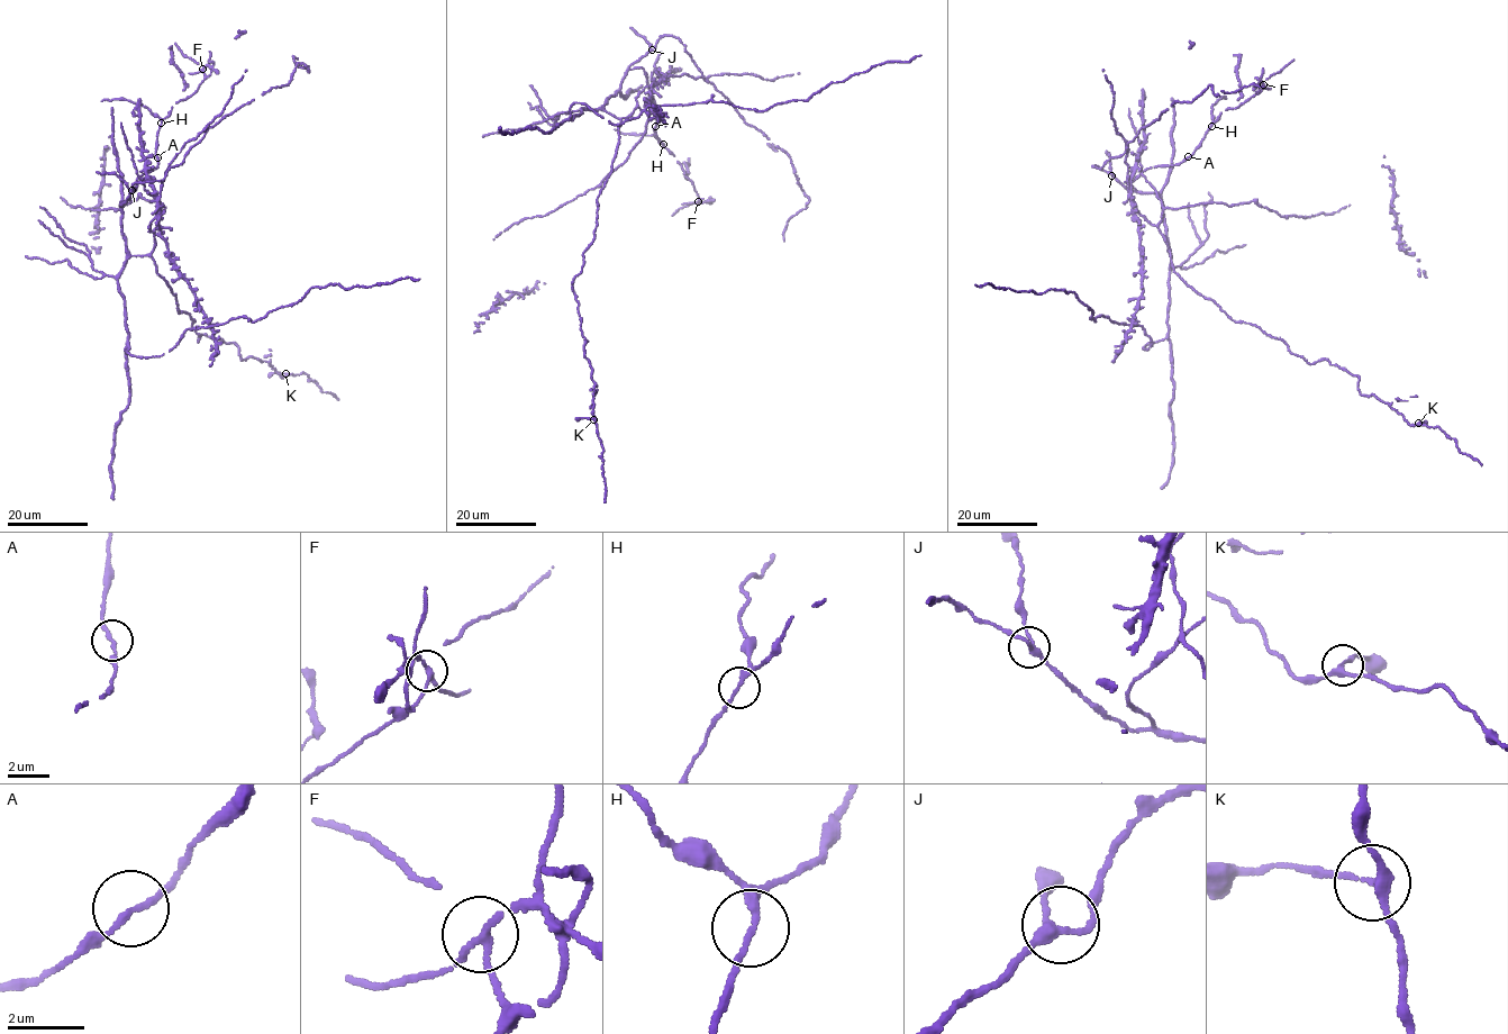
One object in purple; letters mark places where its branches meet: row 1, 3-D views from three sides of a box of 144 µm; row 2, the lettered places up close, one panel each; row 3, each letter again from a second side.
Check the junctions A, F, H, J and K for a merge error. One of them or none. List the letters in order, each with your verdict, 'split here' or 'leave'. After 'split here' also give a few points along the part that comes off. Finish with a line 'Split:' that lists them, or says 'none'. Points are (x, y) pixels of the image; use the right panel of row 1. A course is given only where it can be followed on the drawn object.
A: leave
F: split here
H: leave
J: leave
K: leave
Split: F

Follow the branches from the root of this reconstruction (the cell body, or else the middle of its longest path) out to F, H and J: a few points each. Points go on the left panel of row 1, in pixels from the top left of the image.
F: (154, 238), (150, 254), (129, 254), (120, 203), (137, 177), (159, 166), (162, 119), (197, 90), (202, 67)
H: (154, 238), (150, 254), (129, 254), (120, 203), (134, 193), (137, 177), (159, 166), (156, 142), (161, 123)
J: (154, 238), (150, 254), (132, 255), (126, 250), (120, 203), (124, 203), (132, 190)

